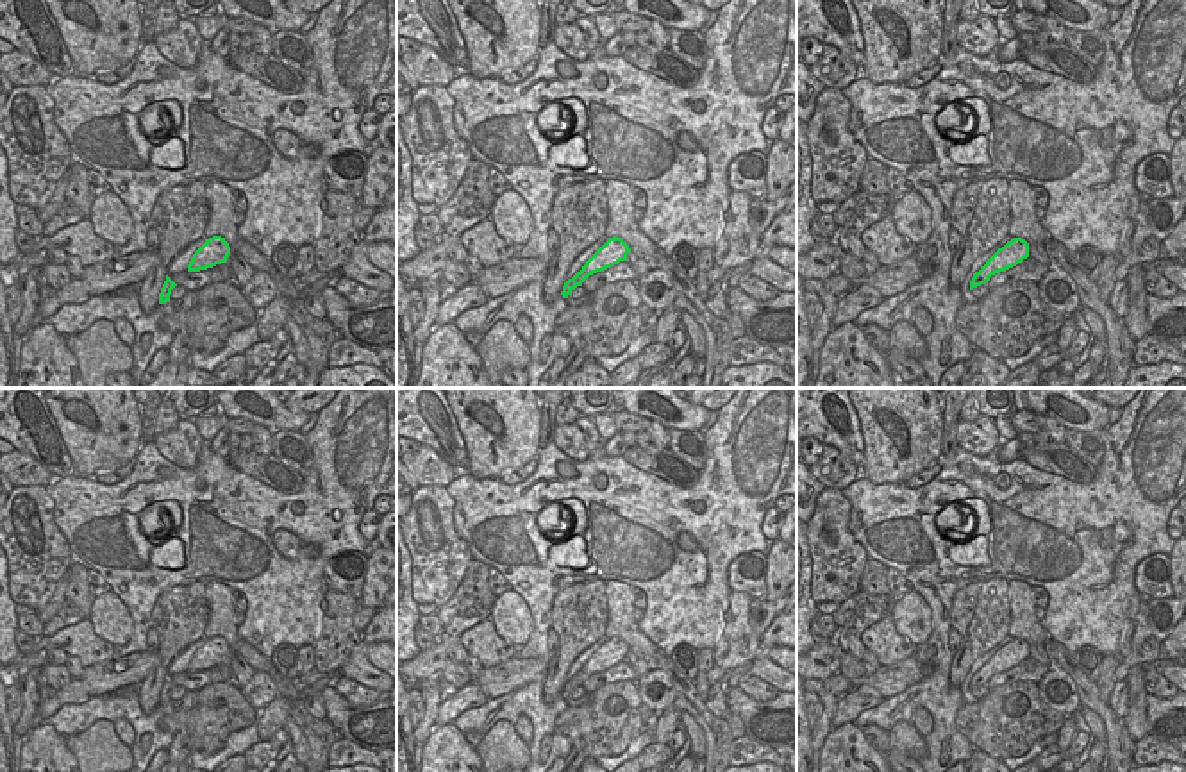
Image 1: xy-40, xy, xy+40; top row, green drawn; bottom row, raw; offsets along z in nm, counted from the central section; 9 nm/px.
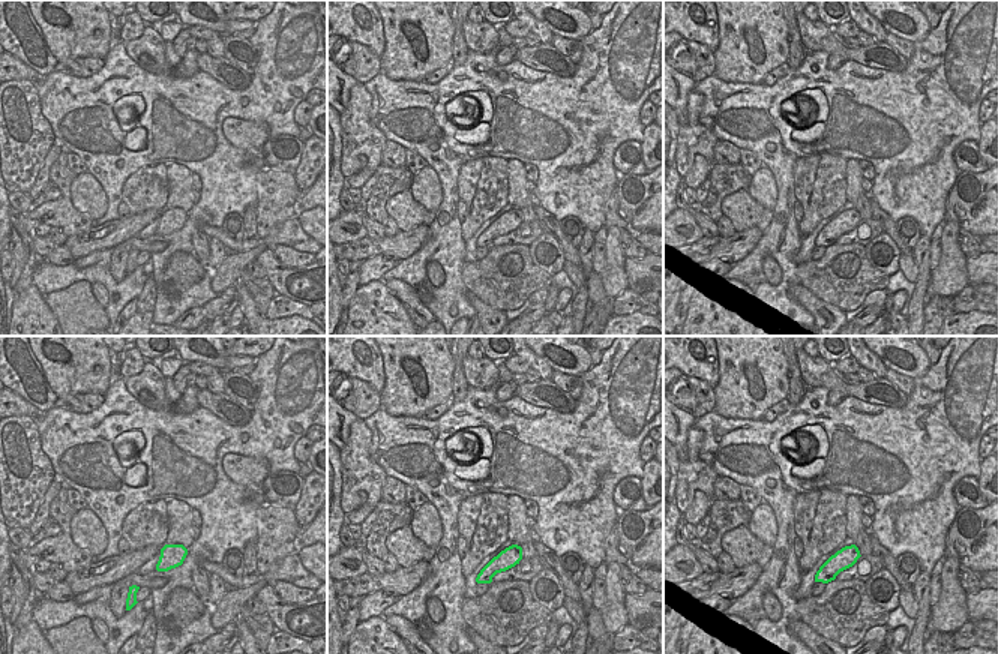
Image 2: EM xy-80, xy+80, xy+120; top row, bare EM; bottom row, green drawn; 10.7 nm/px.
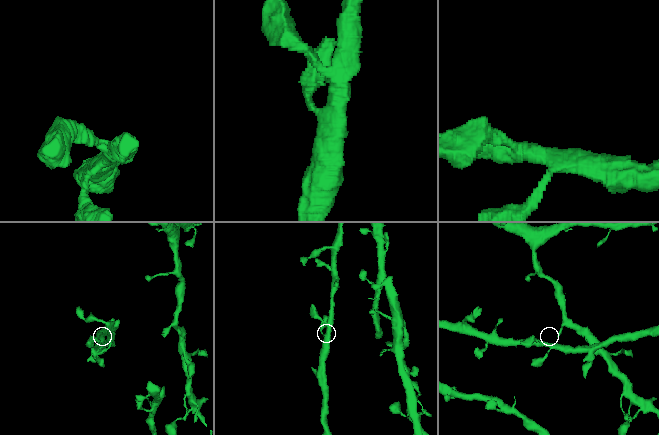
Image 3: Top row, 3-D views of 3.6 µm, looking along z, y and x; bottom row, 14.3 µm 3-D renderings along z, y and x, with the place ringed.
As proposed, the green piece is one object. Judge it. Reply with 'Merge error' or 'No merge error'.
No merge error.

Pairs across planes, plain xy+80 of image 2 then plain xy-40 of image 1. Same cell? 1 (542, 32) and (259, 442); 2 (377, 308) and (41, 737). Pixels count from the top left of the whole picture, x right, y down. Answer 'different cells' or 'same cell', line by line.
1: same cell
2: same cell

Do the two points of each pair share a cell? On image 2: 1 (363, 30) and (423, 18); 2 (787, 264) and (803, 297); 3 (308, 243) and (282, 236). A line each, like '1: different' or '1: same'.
1: different
2: different
3: same

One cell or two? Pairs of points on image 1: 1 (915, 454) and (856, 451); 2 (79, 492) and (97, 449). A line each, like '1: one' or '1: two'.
1: two
2: two

